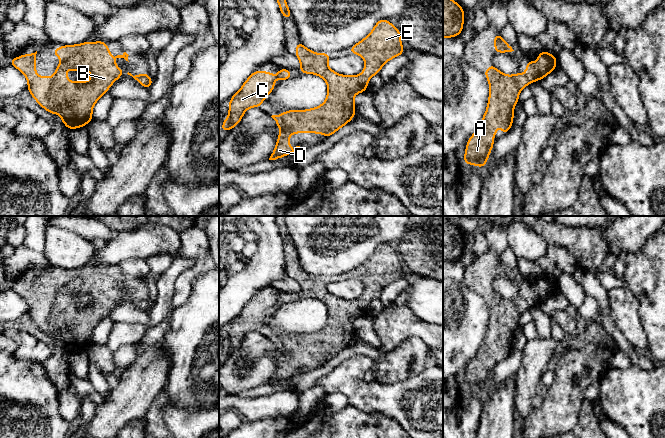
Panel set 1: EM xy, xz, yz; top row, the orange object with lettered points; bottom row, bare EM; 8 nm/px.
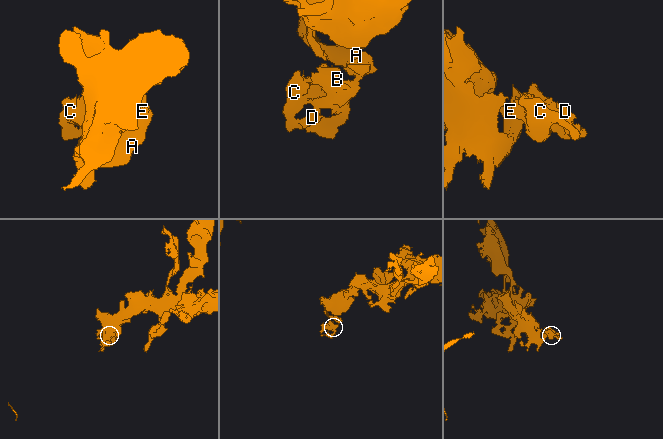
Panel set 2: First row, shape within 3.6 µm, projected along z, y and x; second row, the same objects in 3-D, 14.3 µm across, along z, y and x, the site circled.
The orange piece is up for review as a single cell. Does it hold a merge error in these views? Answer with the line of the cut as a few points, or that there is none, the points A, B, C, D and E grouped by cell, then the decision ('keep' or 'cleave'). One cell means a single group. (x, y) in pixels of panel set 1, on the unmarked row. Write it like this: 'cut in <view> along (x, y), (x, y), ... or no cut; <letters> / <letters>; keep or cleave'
no cut; A B C D E; keep

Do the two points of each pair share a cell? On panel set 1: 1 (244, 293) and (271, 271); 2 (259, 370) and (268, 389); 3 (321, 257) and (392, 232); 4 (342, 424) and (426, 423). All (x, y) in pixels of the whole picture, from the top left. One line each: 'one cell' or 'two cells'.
1: one cell
2: two cells
3: one cell
4: two cells

